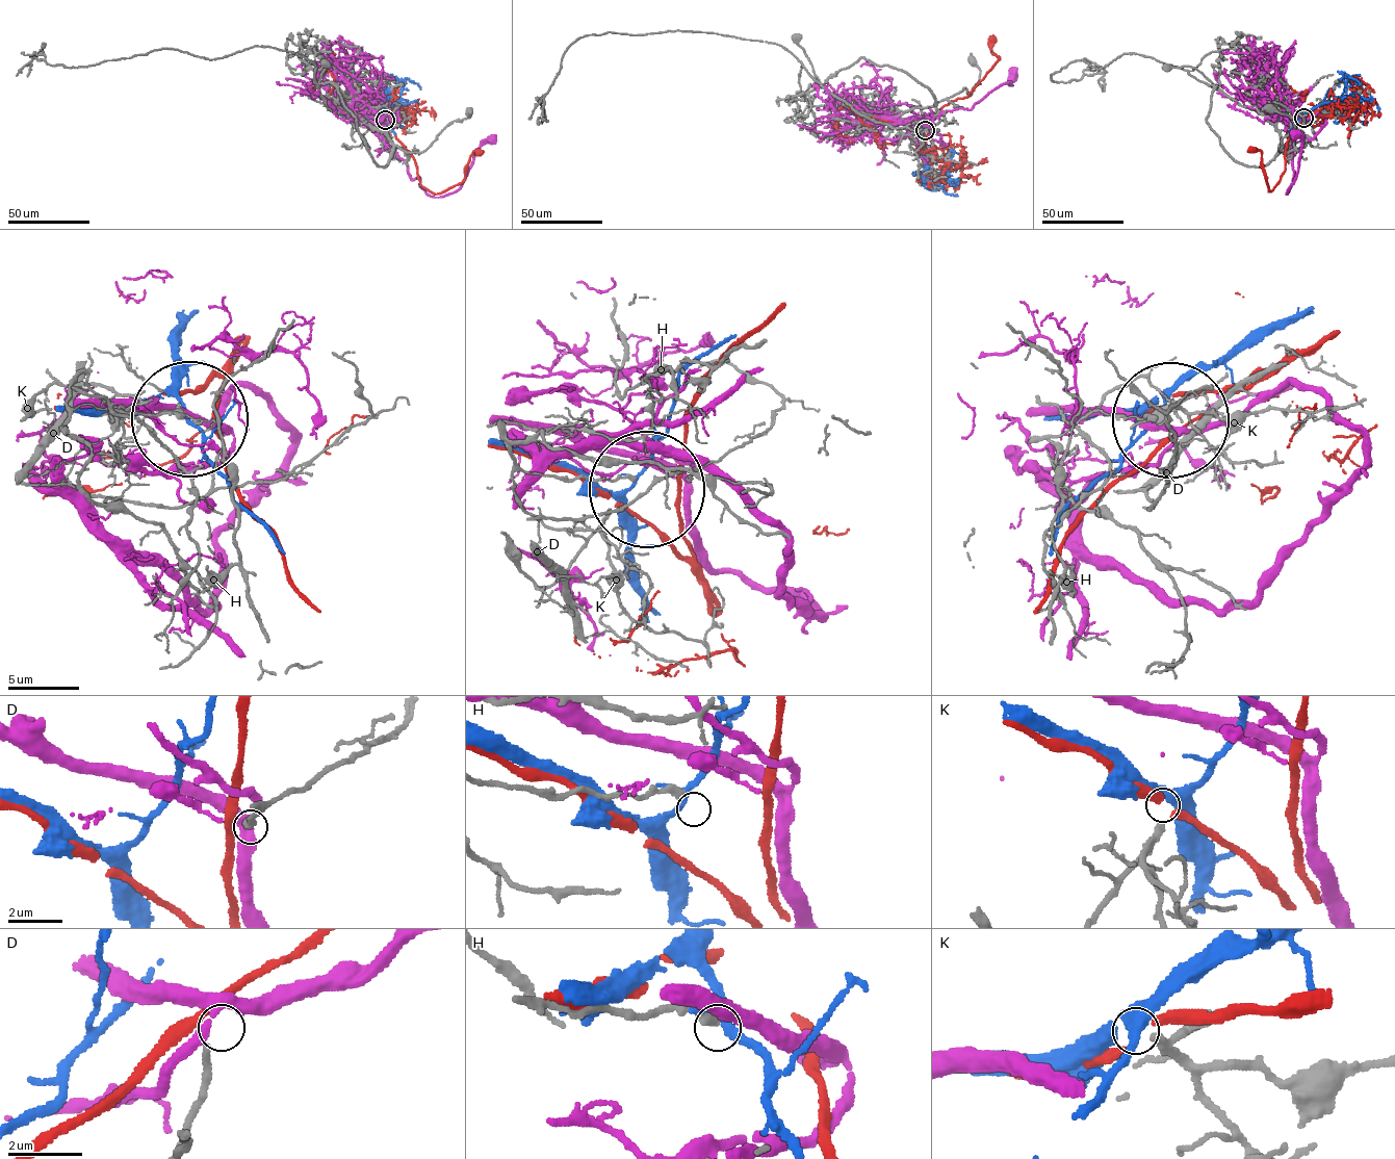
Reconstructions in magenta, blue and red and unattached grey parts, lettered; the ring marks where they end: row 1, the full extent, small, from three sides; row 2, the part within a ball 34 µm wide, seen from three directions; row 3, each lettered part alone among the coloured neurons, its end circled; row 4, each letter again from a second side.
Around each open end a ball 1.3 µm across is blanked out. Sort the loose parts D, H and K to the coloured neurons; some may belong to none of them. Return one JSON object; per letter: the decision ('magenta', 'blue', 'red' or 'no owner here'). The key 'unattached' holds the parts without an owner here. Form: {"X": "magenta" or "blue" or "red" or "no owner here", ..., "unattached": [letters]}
{"D": "no owner here", "H": "no owner here", "K": "blue", "unattached": ["D", "H"]}

